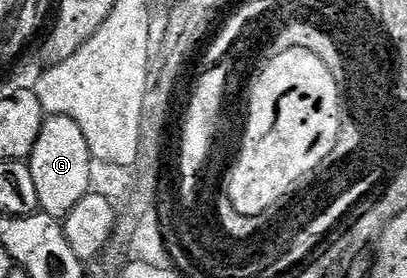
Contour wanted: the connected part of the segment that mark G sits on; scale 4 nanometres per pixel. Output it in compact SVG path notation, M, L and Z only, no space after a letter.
M55 114L46 117L41 125L39 140L27 159L31 168L31 176L35 179L35 188L39 192L40 213L63 220L83 200L83 196L91 193L89 186L93 182L95 161L91 148L83 130L67 115Z

